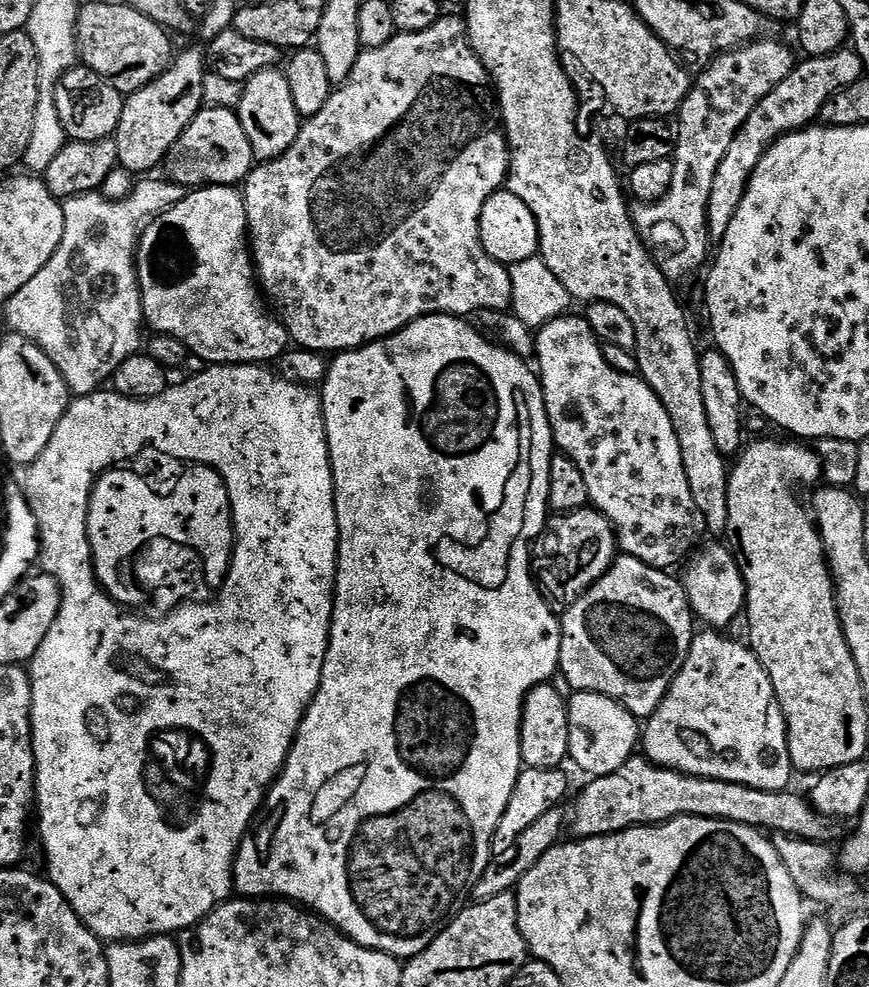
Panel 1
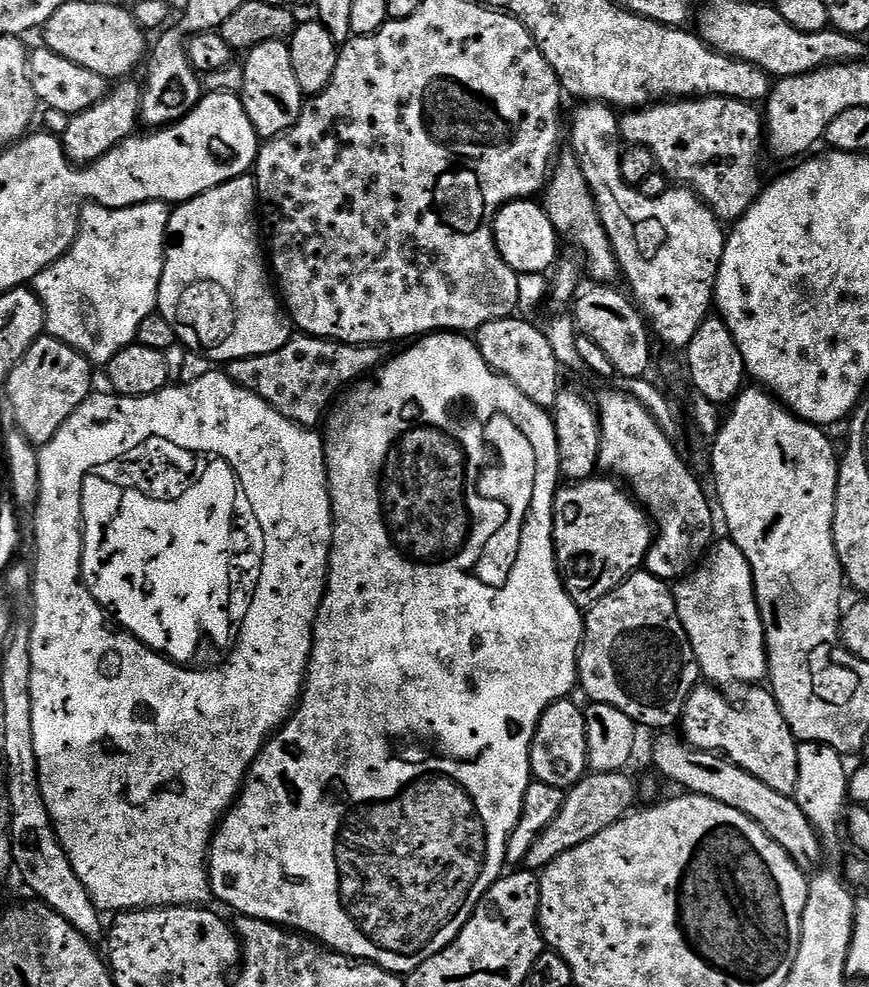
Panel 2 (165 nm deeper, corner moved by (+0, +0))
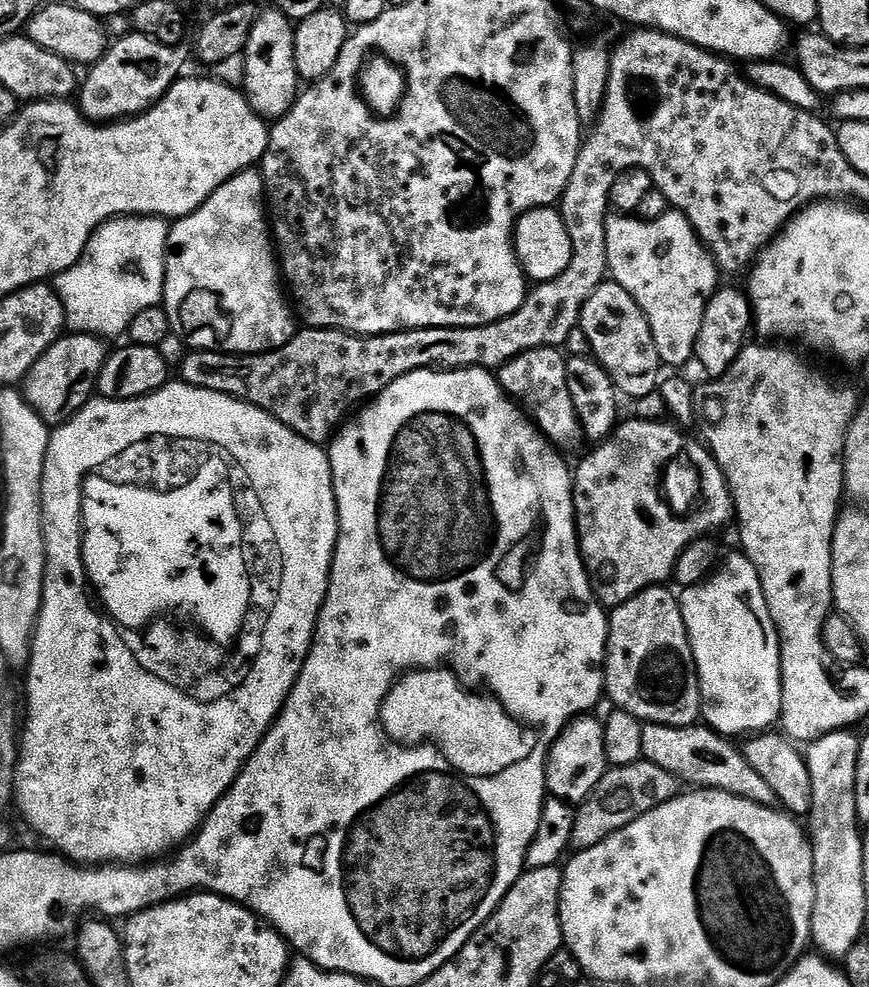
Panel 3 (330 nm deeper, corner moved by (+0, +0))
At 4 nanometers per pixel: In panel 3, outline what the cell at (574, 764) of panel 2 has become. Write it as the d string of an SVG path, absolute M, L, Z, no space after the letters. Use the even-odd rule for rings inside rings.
M585 714L572 721L561 732L559 739L552 745L552 753L548 756L548 792L555 799L563 800L573 806L579 806L596 791L604 782L604 774L609 771L607 744L604 741L604 724L595 720L595 715Z

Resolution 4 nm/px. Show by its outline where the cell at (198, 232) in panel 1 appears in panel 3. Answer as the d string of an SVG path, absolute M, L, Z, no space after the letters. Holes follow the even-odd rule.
M249 170L231 176L210 194L198 211L180 217L171 225L162 306L178 332L184 335L187 347L201 352L272 352L286 346L296 335L298 320L282 287L282 265L266 211L264 177L259 171Z

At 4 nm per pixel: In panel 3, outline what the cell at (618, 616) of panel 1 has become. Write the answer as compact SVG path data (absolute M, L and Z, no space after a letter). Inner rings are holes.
M653 586L647 588L646 591L638 593L634 598L630 598L624 604L619 604L617 608L611 609L610 625L608 627L608 658L606 661L606 696L610 701L616 703L615 707L621 712L629 712L641 722L649 724L665 724L671 728L690 728L693 727L701 719L702 705L700 703L700 679L698 678L698 670L694 662L694 654L690 646L690 638L686 630L686 622L682 618L682 610L680 609L680 601L677 593L674 591L667 592L667 587Z

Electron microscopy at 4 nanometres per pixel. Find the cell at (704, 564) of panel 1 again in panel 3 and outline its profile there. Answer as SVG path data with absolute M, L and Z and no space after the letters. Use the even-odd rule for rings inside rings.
M739 559L725 563L707 580L683 589L678 596L700 679L703 723L729 738L767 733L784 715L780 631L772 621L760 575L751 560Z

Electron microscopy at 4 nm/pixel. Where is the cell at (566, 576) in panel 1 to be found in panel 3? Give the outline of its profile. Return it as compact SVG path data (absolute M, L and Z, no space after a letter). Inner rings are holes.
M628 420L619 425L613 431L612 435L607 437L596 449L581 462L580 465L575 465L574 468L574 491L576 494L576 526L580 533L580 550L584 554L584 562L588 566L589 573L594 581L596 595L600 597L601 604L609 609L617 608L619 604L624 604L630 598L634 598L638 593L646 591L647 588L663 585L664 580L671 581L673 579L677 561L688 548L693 547L695 541L707 537L709 533L702 528L672 528L672 498L668 496L668 476L670 470L674 466L680 465L681 461L678 458L670 458L670 456L678 457L676 444L680 444L680 440L676 440L676 436L672 436L671 423L663 424L660 420Z

